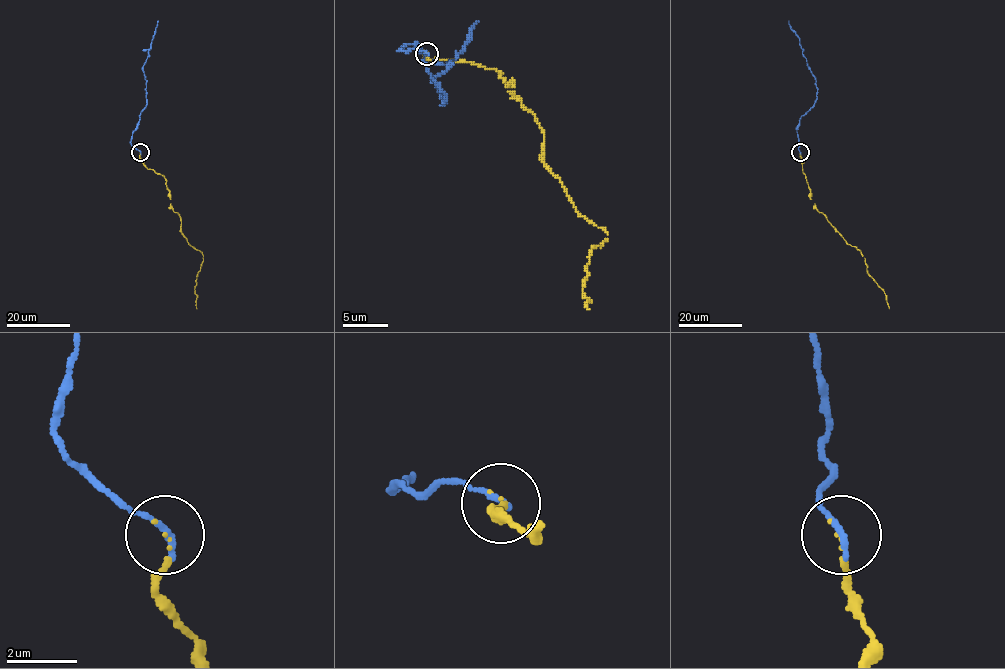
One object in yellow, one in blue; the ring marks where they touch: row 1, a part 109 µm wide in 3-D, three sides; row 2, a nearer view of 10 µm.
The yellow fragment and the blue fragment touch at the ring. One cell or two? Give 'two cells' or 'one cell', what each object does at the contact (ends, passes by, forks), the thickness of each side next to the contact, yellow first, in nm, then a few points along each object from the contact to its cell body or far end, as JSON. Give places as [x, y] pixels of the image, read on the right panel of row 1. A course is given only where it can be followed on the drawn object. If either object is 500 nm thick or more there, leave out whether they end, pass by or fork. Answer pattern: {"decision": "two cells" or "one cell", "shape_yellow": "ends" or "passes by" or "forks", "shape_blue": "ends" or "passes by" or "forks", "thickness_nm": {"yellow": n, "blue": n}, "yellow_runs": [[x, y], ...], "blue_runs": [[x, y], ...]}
{"decision": "one cell", "shape_yellow": "ends", "shape_blue": "ends", "thickness_nm": {"yellow": 50, "blue": 200}, "yellow_runs": [[800, 152], [815, 207], [848, 244], [860, 251], [868, 274], [883, 291], [889, 308]], "blue_runs": [[800, 152], [796, 129], [800, 117], [813, 105], [817, 88], [815, 76], [802, 53], [800, 39], [789, 21]]}

